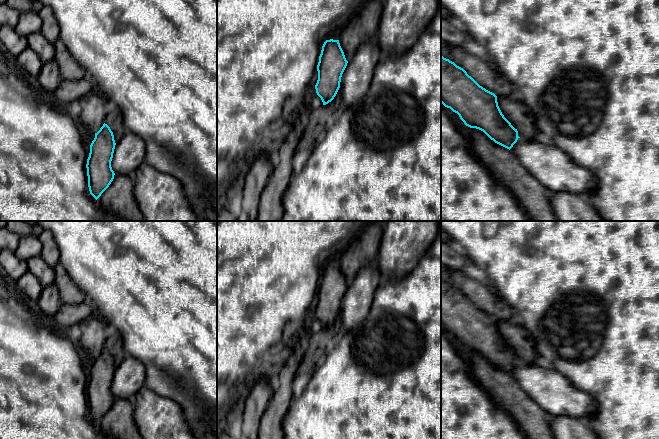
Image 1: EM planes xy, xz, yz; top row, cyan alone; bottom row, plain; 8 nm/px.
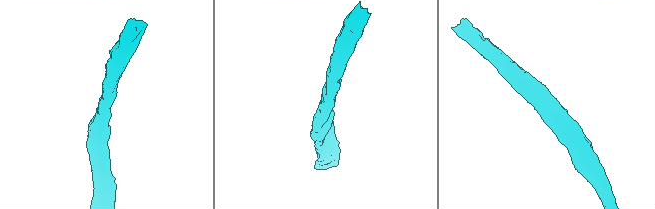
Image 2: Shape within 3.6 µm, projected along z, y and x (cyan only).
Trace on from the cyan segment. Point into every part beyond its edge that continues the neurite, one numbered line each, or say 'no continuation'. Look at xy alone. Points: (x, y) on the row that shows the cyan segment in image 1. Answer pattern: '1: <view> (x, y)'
no continuation

